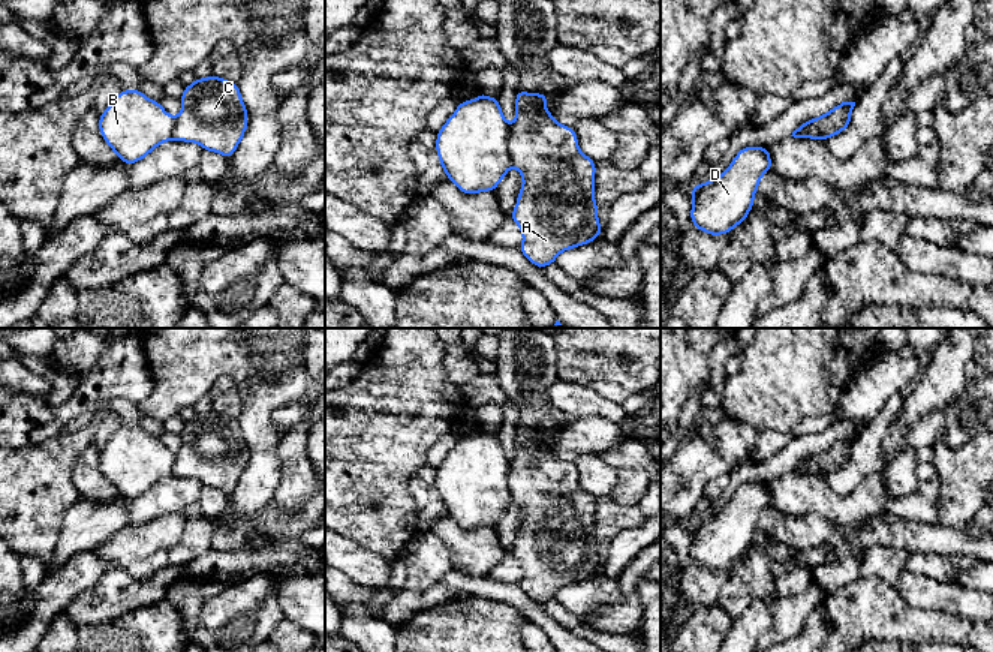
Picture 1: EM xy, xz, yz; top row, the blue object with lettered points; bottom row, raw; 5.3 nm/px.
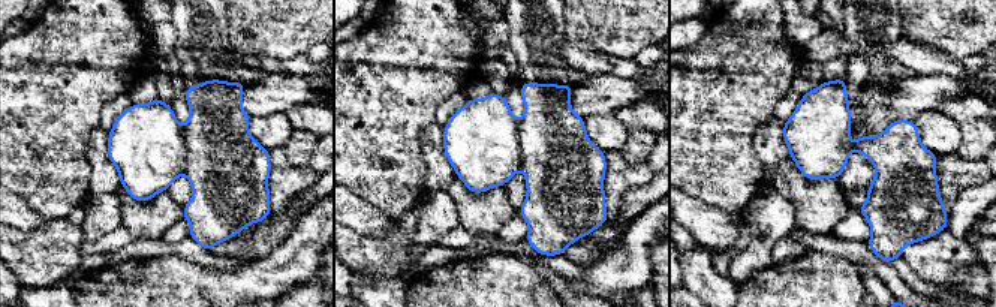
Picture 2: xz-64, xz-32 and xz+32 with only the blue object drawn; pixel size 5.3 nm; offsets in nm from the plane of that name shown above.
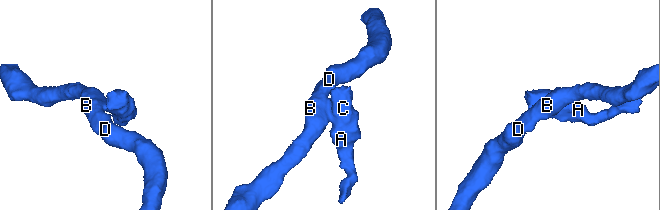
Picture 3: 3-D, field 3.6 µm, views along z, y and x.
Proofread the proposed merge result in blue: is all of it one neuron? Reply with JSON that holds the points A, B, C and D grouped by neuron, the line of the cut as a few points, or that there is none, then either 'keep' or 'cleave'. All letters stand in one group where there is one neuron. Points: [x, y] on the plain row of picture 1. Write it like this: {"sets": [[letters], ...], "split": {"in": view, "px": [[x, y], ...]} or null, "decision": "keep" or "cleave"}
{"sets": [["A", "C"], ["B", "D"]], "split": {"in": "xz", "px": [[508, 462], [508, 490], [512, 499]]}, "decision": "cleave"}

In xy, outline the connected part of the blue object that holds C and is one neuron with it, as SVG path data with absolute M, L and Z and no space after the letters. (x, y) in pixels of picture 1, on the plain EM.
M216 411L196 414L184 423L180 436L183 442L175 454L172 475L195 478L201 481L204 487L214 487L226 495L232 493L249 460L247 444L238 420Z

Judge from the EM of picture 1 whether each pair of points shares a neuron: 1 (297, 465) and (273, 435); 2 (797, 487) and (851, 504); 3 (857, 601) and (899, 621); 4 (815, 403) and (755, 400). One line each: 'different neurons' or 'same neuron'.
1: different neurons
2: same neuron
3: same neuron
4: same neuron

